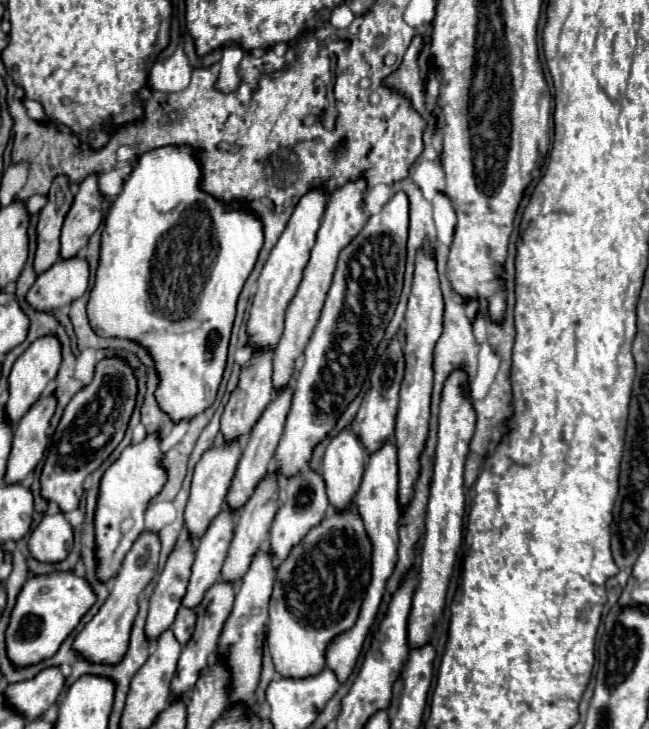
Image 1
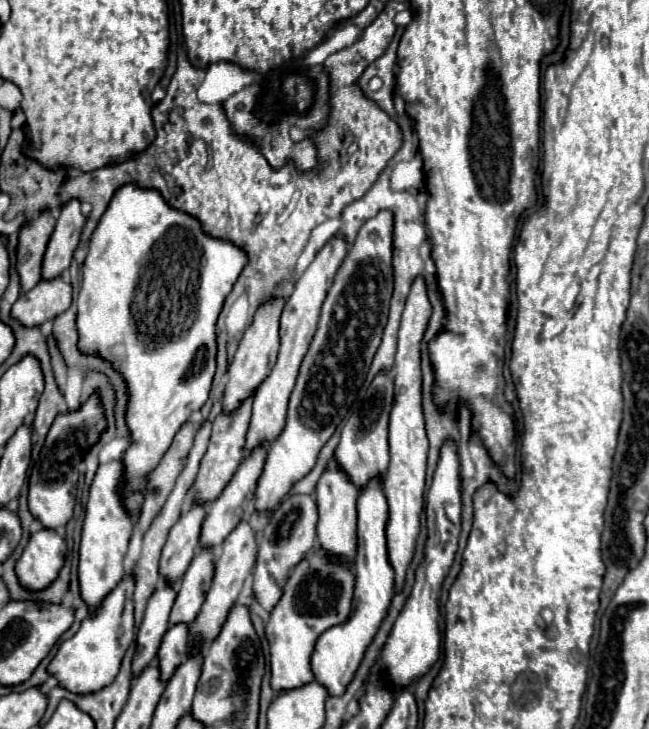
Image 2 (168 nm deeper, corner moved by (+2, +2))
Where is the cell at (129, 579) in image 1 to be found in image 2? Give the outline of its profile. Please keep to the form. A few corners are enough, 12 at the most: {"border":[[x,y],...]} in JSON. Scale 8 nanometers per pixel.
{"border":[[125,575],[61,643],[49,673],[73,693],[117,677],[133,641]]}

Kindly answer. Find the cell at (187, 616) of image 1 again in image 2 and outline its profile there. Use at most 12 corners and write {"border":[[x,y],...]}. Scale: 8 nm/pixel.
{"border":[[171,625],[157,655],[163,681],[185,659],[191,631]]}

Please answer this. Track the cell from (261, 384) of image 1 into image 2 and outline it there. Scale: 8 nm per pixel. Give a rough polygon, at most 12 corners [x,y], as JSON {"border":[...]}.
{"border":[[253,395],[215,417],[195,497],[215,499],[243,461]]}

